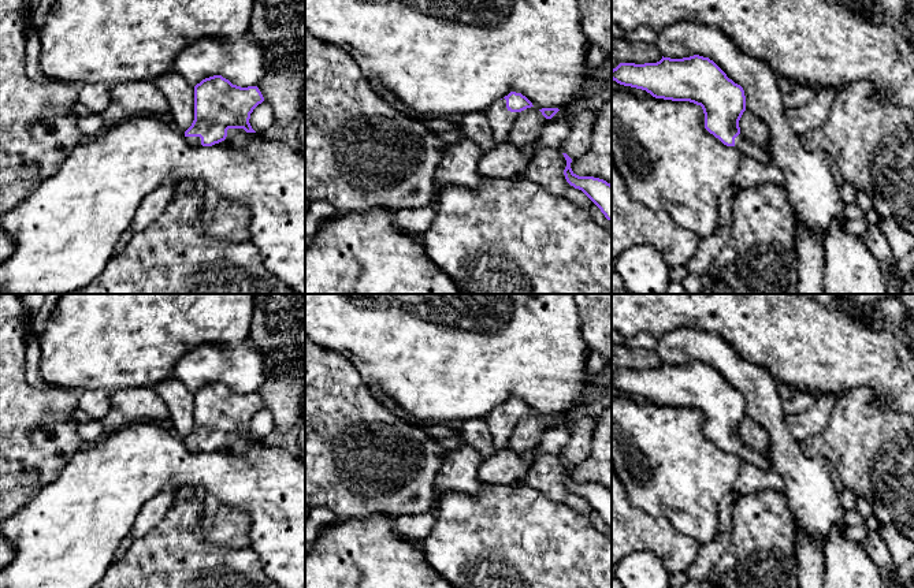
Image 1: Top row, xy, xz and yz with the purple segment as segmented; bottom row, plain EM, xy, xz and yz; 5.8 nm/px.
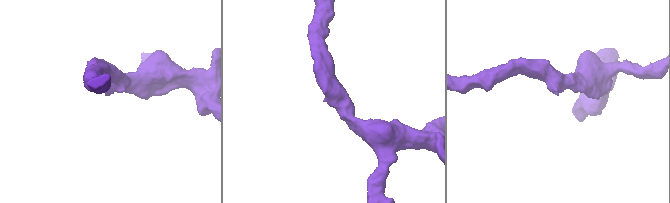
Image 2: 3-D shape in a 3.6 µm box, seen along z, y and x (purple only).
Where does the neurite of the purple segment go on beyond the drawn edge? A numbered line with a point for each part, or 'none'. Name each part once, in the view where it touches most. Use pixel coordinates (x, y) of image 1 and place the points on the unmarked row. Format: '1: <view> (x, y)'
1: xz (501, 425)

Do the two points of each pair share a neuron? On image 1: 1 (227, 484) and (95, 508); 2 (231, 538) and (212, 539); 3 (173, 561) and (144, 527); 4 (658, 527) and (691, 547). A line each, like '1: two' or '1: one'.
1: one
2: one
3: two
4: one

